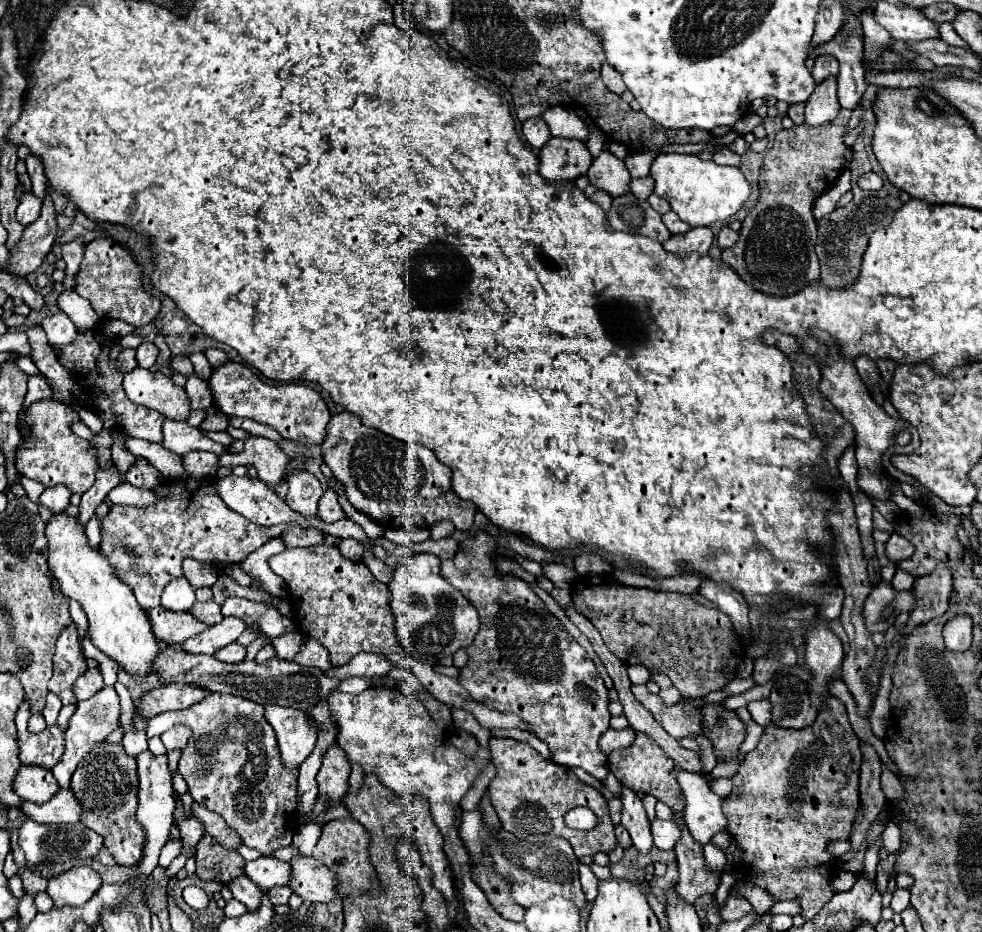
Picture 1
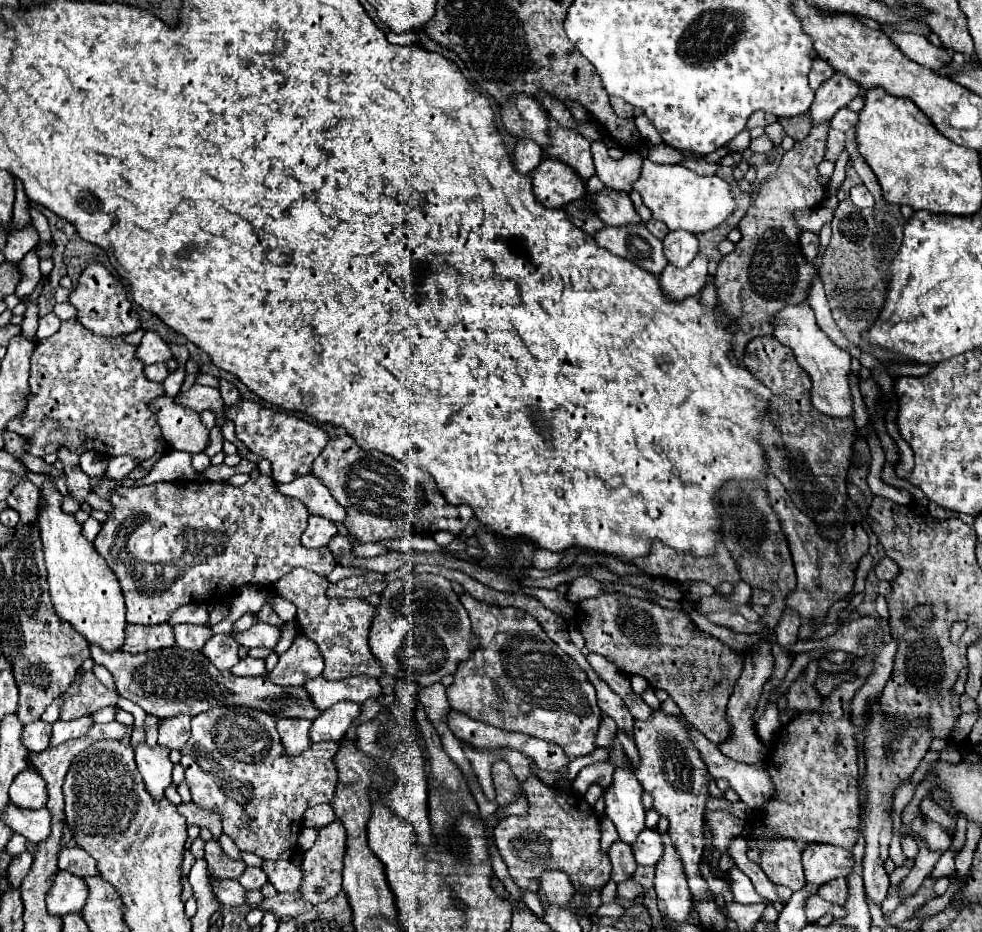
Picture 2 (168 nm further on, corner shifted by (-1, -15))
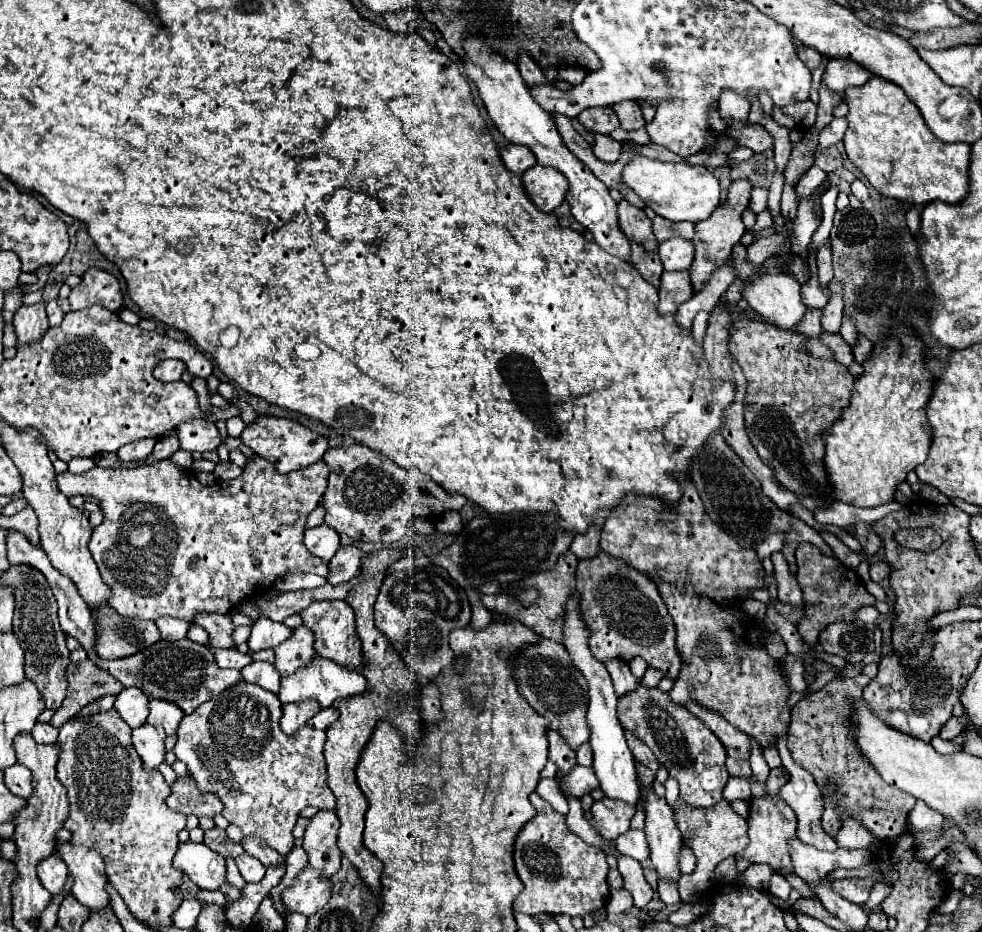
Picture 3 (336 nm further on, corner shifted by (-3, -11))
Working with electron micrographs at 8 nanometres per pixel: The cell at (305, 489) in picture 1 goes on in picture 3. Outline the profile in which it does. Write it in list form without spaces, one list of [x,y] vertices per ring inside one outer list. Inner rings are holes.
[[[319,525],[305,531],[303,543],[315,557],[329,563],[339,549],[339,533],[327,525]]]

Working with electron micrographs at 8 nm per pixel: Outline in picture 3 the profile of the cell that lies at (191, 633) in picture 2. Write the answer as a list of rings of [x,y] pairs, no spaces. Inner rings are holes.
[[[161,617],[161,619],[155,619],[155,625],[159,629],[159,635],[163,641],[177,641],[177,639],[183,639],[189,631],[189,623],[183,623],[179,619],[173,619],[173,617]]]

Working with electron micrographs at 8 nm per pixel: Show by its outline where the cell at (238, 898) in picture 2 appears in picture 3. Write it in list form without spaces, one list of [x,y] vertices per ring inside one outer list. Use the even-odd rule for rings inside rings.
[[[179,843],[173,867],[183,871],[199,889],[219,889],[225,883],[225,861],[203,843]]]

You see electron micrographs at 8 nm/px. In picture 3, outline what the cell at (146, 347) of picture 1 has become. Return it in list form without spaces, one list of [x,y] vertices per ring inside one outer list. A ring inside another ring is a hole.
[[[165,359],[153,369],[153,377],[157,381],[179,381],[185,371],[185,363],[179,359]]]

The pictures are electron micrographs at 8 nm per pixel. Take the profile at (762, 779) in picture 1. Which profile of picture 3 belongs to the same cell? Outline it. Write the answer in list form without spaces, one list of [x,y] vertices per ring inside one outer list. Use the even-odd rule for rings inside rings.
[[[861,673],[855,679],[835,679],[827,683],[821,691],[807,695],[803,701],[799,701],[791,709],[791,725],[787,733],[787,747],[793,755],[793,759],[805,767],[809,773],[813,773],[819,787],[823,787],[825,779],[831,777],[837,783],[837,793],[843,793],[843,801],[839,805],[825,803],[825,815],[823,815],[823,829],[829,835],[837,835],[837,827],[841,821],[841,815],[853,815],[863,821],[863,825],[877,837],[887,839],[903,833],[903,825],[907,821],[907,813],[915,807],[913,795],[905,795],[905,791],[897,791],[895,787],[889,787],[883,783],[883,779],[877,775],[877,771],[863,759],[863,755],[857,751],[851,733],[851,703],[849,697],[857,699],[863,693],[863,687],[871,679]]]

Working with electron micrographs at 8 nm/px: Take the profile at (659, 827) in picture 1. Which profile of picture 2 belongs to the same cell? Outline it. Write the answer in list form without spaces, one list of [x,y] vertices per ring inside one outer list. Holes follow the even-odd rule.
[[[643,829],[633,845],[633,855],[639,865],[655,865],[663,855],[663,835],[653,829]]]

